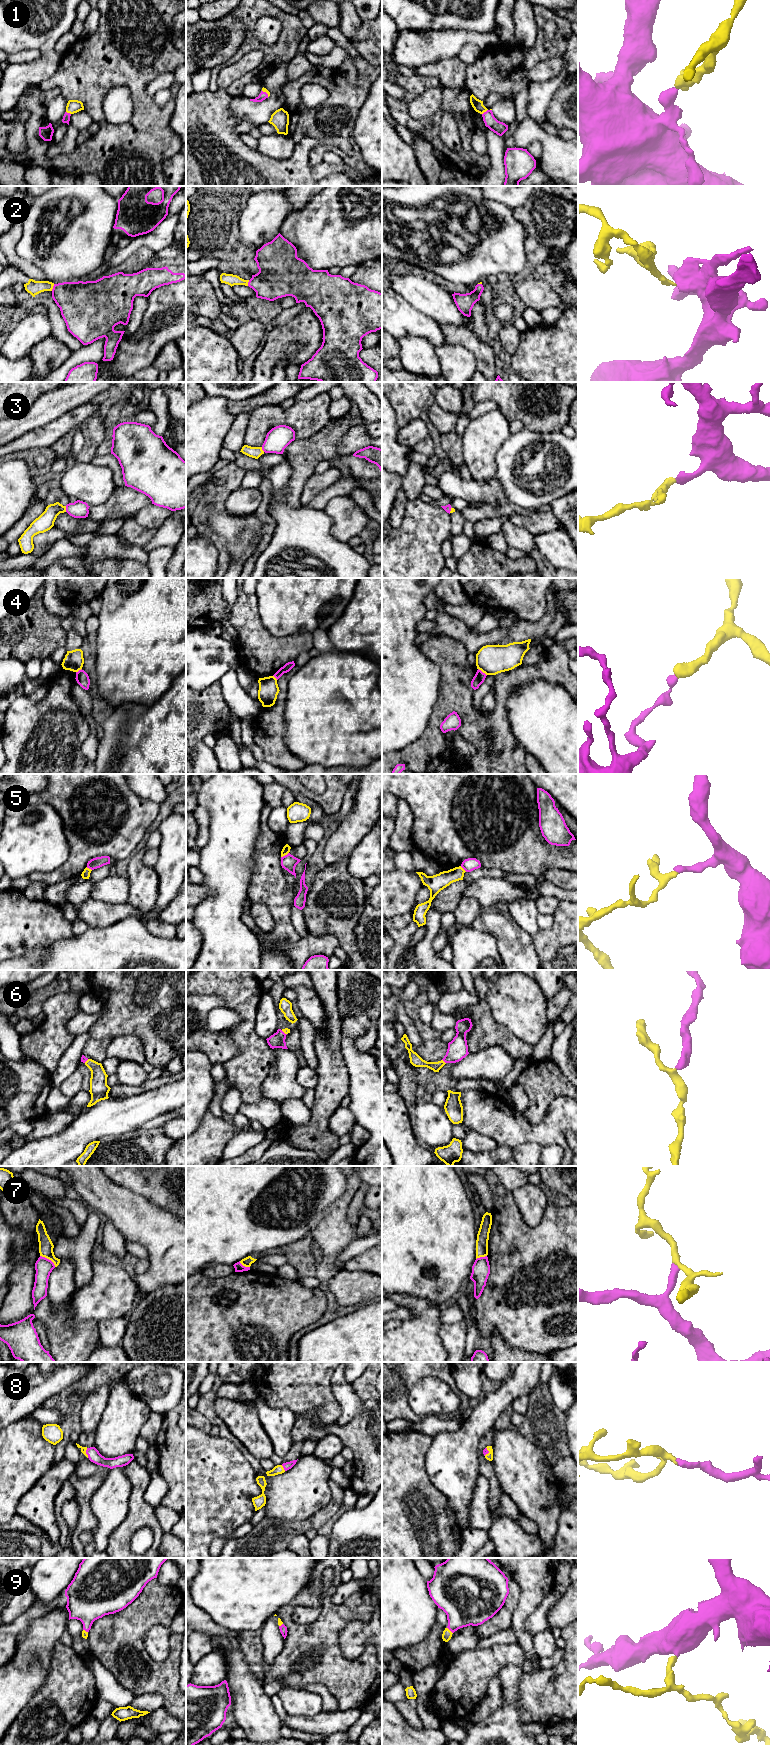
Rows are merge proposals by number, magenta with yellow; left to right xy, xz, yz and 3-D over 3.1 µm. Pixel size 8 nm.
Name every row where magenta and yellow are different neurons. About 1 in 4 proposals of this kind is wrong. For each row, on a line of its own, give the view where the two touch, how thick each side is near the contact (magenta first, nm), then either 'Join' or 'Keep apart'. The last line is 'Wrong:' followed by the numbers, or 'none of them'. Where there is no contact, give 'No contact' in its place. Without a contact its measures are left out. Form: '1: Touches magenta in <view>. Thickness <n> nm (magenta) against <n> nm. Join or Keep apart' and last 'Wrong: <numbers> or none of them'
1: Touches magenta in yz. Thickness 100 nm (magenta) against 90 nm. Join
2: Touches magenta in xy. Thickness 340 nm (magenta) against 120 nm. Join
3: Touches magenta in xy. Thickness 140 nm (magenta) against 140 nm. Join
4: Touches magenta in yz. Thickness 90 nm (magenta) against 240 nm. Keep apart
5: Touches magenta in xz. Thickness 120 nm (magenta) against 60 nm. Keep apart
6: Touches magenta in yz. Thickness 160 nm (magenta) against 90 nm. Join
7: Touches magenta in xy. Thickness 140 nm (magenta) against 120 nm. Keep apart
8: Touches magenta in xz. Thickness 60 nm (magenta) against 70 nm. Join
9: Touches magenta in yz. Thickness 360 nm (magenta) against 80 nm. Join
Wrong: 4, 5, 7

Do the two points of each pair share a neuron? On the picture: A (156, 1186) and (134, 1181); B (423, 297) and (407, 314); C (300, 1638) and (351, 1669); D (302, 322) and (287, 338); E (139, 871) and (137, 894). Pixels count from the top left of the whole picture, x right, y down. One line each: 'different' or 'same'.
A: same
B: different
C: same
D: same
E: same

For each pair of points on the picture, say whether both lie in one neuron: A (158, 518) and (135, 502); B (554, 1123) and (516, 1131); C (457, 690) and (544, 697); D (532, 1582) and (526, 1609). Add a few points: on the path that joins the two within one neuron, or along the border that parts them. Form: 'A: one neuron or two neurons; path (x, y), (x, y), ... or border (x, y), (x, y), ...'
A: two neurons; border (151, 503), (142, 507), (133, 516)
B: one neuron; path (545, 1132), (525, 1132)
C: two neurons; border (532, 683), (520, 686), (509, 696), (508, 717)
D: one neuron; path (532, 1589), (532, 1595), (528, 1602)

